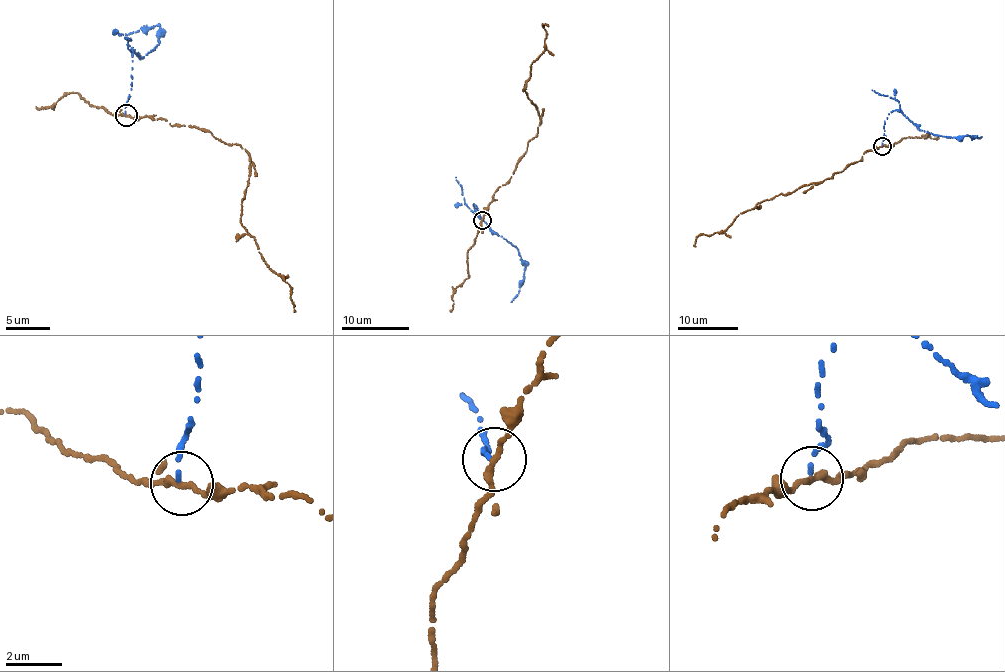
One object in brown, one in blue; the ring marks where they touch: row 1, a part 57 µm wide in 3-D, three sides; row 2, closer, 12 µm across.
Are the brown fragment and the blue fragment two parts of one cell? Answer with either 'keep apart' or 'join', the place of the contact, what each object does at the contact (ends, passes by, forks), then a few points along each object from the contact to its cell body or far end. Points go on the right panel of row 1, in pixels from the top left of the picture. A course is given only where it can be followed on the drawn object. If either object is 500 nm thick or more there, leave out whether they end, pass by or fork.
keep apart | (882, 146) | brown passes by | blue ends | brown via (882, 146), (865, 150), (862, 159), (830, 178), (756, 203), (736, 216), (726, 230), (700, 234), (693, 246) | blue via (881, 145), (885, 138), (884, 120), (894, 110), (921, 129), (943, 137), (980, 138), (981, 136)

